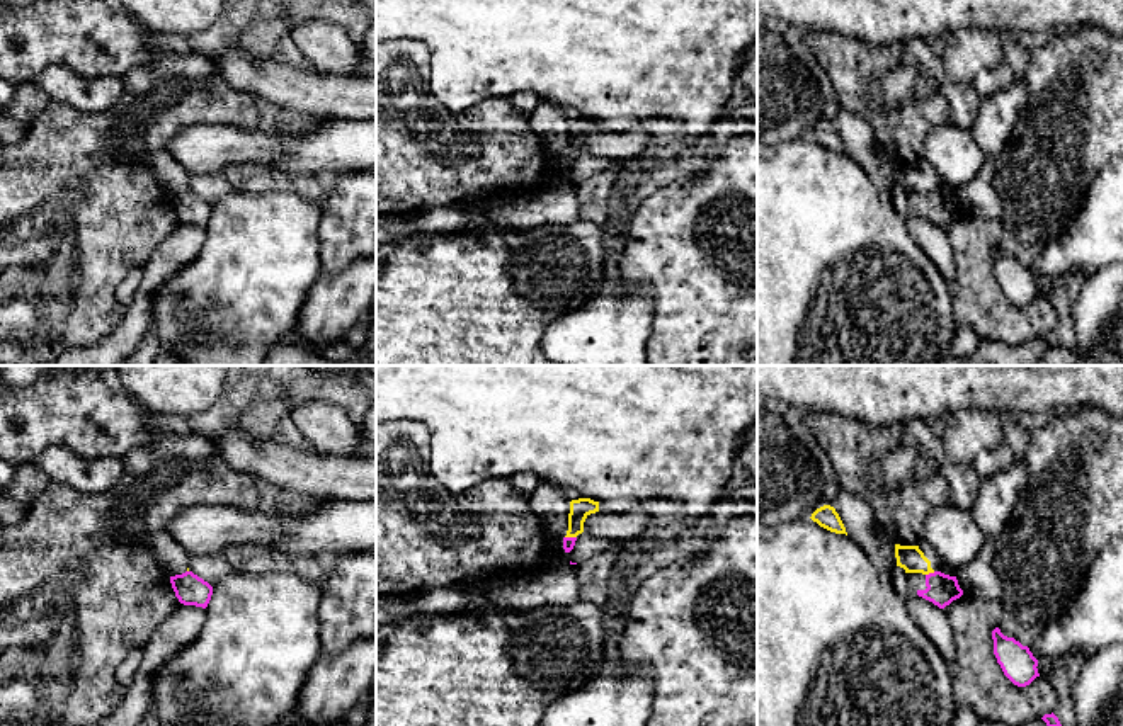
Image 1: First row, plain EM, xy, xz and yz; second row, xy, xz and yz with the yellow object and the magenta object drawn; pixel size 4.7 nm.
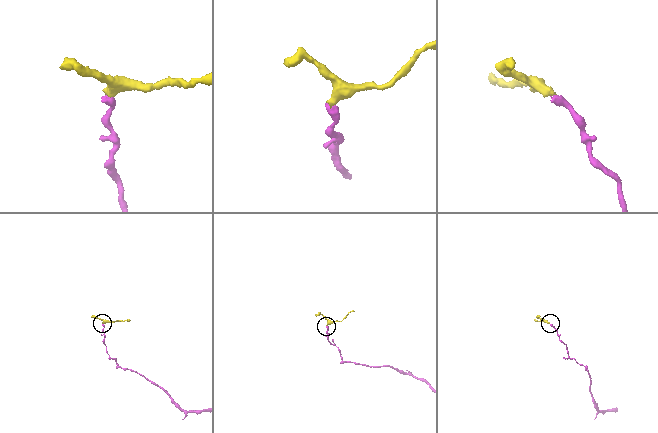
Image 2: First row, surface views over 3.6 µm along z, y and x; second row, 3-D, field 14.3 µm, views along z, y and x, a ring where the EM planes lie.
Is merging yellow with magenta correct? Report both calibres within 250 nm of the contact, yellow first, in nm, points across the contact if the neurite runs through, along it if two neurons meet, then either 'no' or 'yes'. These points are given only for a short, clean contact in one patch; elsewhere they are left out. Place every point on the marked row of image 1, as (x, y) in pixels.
calibres 120 and 150 nm; border yz (934, 572), (926, 575); no

